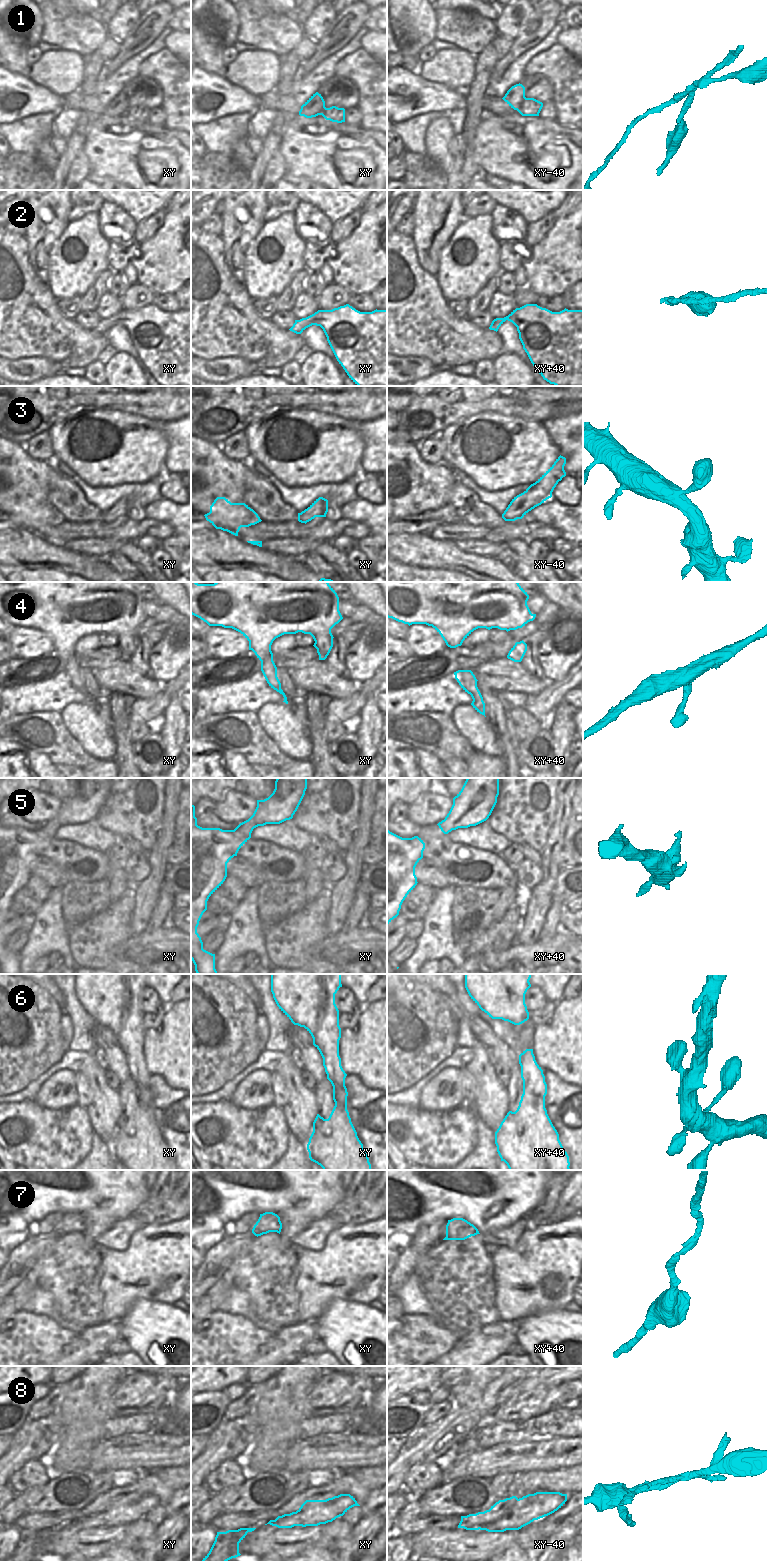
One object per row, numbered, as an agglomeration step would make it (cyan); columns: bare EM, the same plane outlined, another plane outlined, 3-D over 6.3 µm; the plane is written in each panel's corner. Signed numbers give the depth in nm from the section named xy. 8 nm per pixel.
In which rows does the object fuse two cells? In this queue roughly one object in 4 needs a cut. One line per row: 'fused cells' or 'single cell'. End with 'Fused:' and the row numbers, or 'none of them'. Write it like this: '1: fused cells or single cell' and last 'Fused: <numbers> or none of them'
1: single cell
2: single cell
3: single cell
4: single cell
5: single cell
6: single cell
7: single cell
8: fused cells
Fused: 8

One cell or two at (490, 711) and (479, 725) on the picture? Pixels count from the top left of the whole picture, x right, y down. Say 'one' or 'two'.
two

